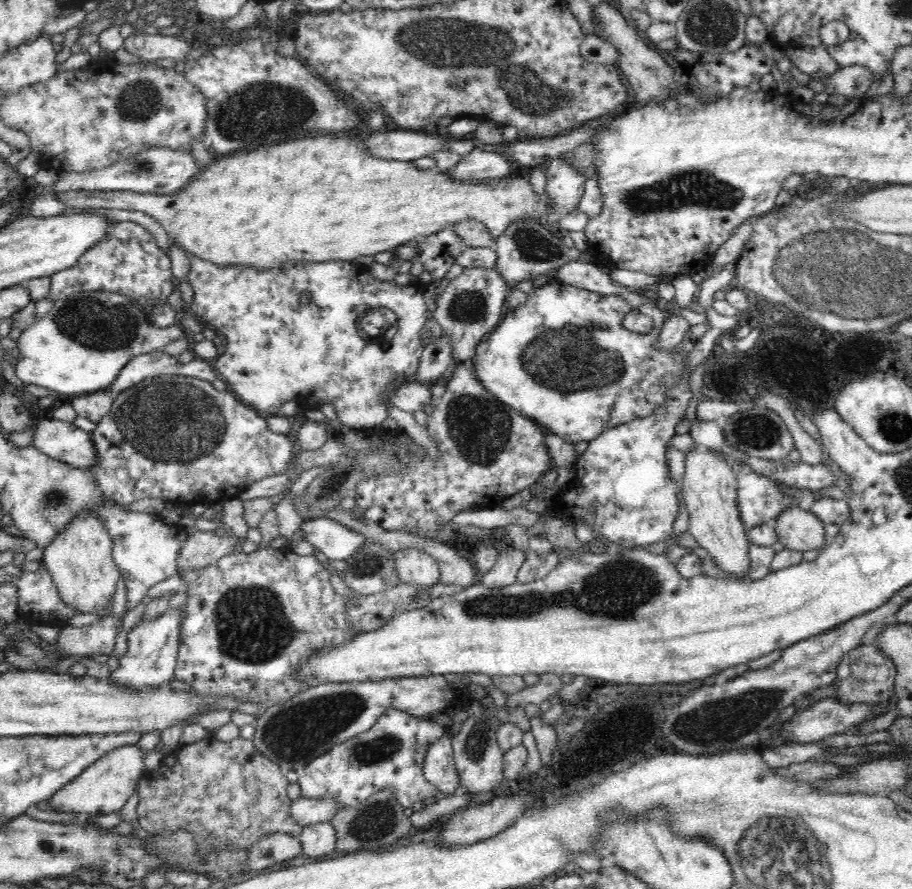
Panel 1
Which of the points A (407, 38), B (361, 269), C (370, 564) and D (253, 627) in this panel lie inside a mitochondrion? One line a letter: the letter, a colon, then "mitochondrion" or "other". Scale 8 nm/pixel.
A: mitochondrion
B: other
C: mitochondrion
D: mitochondrion

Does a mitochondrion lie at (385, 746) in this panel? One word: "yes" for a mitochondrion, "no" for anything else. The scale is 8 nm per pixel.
yes

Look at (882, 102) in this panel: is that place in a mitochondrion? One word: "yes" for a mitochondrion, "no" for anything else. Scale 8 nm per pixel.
no

